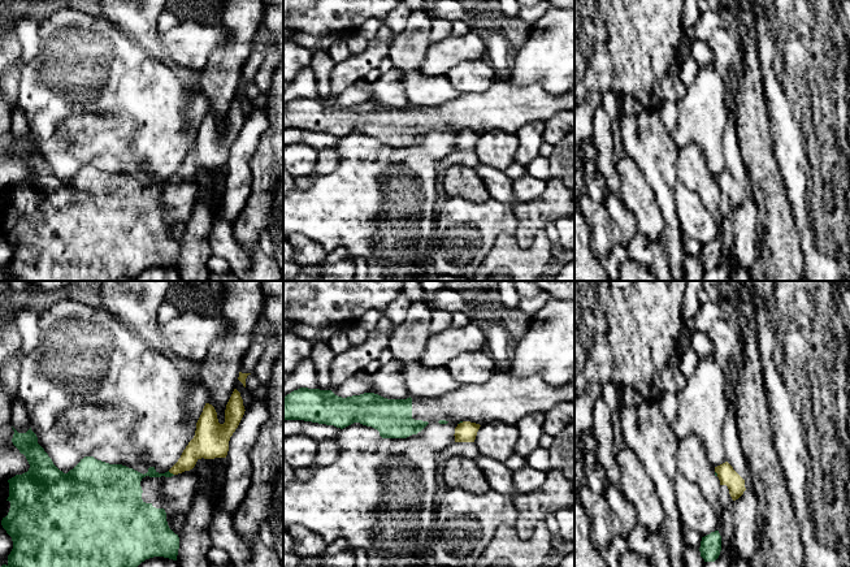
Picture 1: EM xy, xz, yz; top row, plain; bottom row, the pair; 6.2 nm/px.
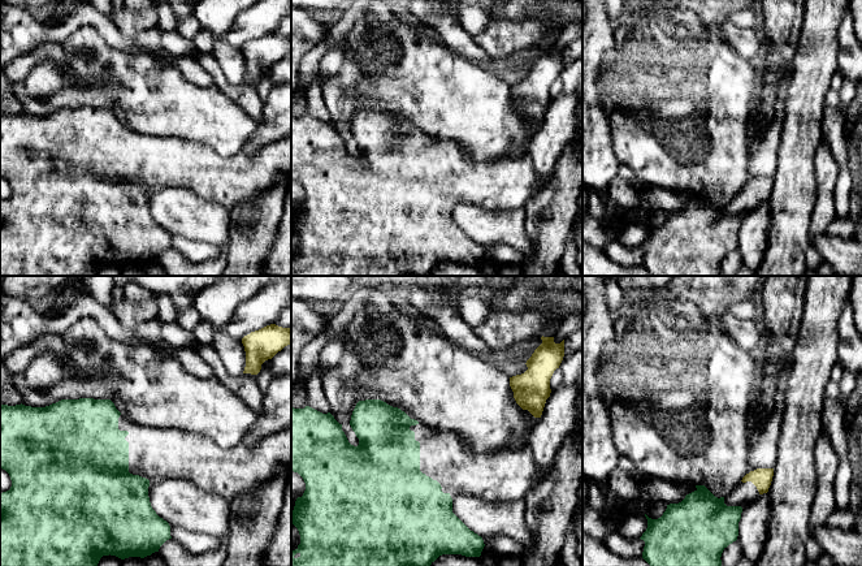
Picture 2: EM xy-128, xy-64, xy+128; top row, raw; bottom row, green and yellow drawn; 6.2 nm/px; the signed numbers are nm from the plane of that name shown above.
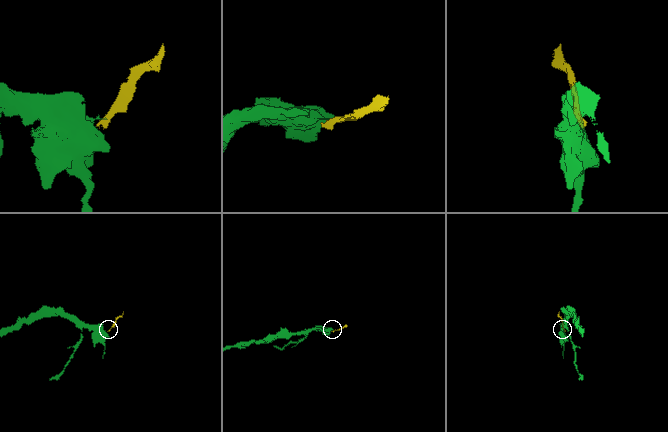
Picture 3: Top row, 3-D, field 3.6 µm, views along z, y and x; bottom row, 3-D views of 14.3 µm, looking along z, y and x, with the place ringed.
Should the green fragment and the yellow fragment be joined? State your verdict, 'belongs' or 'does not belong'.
does not belong

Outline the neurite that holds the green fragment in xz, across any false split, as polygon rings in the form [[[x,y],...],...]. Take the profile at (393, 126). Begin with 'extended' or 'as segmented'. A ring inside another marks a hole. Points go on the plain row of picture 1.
extended | [[[496,81],[485,92],[465,92],[444,104],[433,108],[409,105],[407,108],[387,108],[374,101],[364,101],[342,107],[331,99],[300,96],[283,107],[283,130],[304,129],[318,133],[346,137],[354,131],[372,135],[382,147],[407,147],[421,140],[429,131],[463,131],[485,133],[502,130],[516,133],[524,125],[542,120],[547,121],[561,111],[574,112],[574,92],[555,96],[543,90],[538,83],[525,86],[509,85]]]

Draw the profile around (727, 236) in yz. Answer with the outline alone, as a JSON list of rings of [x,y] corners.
[[[721,218],[719,242],[721,244],[721,257],[724,257],[729,254],[734,242],[733,218]]]

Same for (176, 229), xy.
[[[181,218],[181,220],[166,221],[166,230],[169,237],[175,243],[181,243],[186,230],[186,220]]]

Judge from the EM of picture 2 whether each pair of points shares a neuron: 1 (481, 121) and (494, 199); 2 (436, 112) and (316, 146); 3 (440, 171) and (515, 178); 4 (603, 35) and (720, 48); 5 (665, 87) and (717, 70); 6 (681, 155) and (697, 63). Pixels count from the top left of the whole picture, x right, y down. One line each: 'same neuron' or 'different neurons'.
1: different neurons
2: different neurons
3: same neuron
4: different neurons
5: same neuron
6: same neuron

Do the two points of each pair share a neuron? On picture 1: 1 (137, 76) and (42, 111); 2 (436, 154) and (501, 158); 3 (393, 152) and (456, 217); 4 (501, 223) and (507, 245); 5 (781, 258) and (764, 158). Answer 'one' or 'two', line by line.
1: one
2: two
3: two
4: two
5: one

